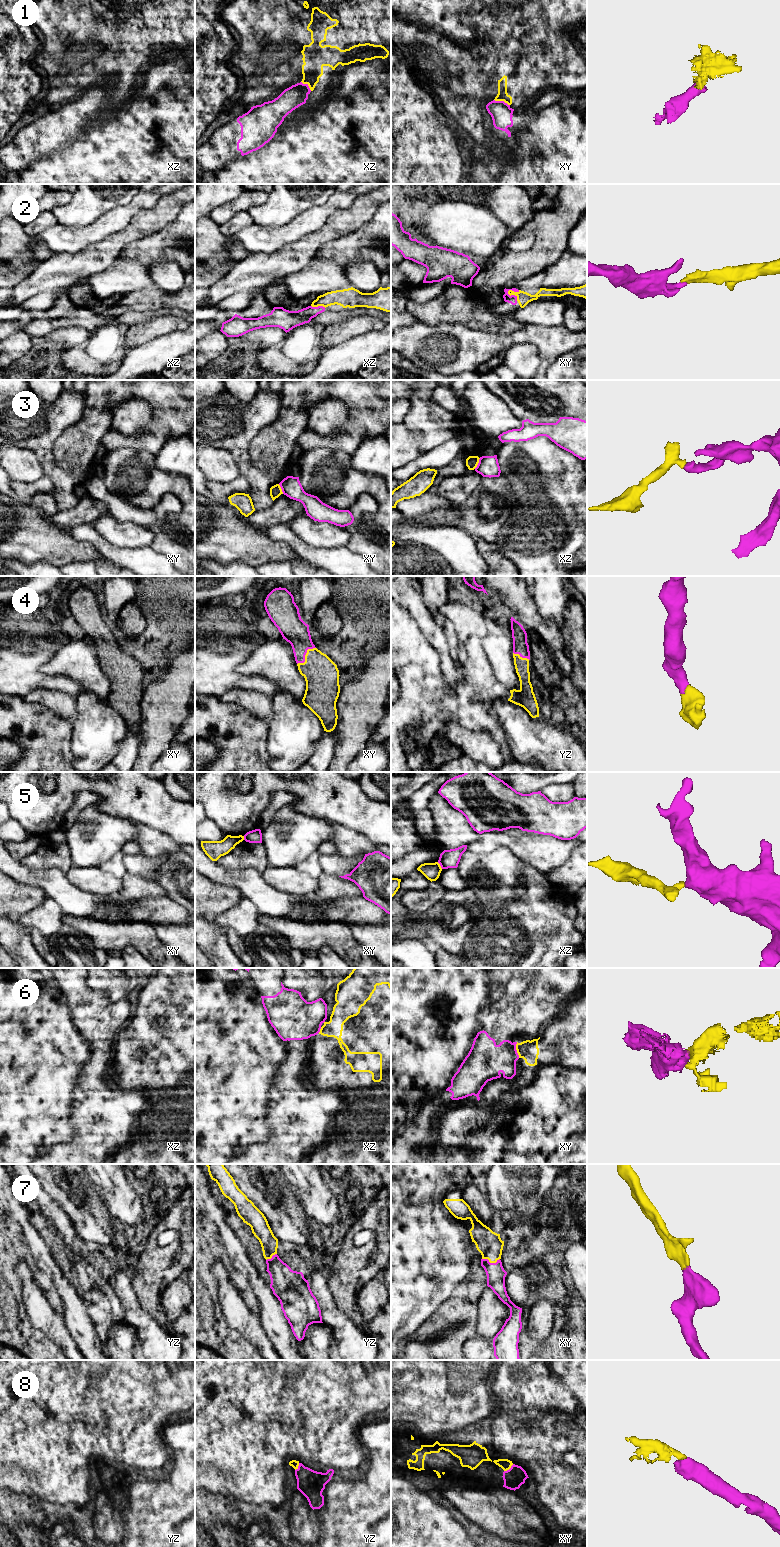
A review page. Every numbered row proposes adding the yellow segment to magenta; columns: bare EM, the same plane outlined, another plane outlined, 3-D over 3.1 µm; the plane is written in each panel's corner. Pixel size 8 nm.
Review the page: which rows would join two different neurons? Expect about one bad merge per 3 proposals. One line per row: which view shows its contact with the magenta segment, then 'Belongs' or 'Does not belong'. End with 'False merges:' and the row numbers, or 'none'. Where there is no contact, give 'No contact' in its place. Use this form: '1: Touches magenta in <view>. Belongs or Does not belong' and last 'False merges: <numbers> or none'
1: Touches magenta in xy. Does not belong
2: Touches magenta in xy. Belongs
3: Touches magenta in xz. Does not belong
4: Touches magenta in xy. Belongs
5: Touches magenta in xz. Does not belong
6: Touches magenta in xy. Does not belong
7: Touches magenta in xy. Belongs
8: Touches magenta in xy. Belongs
False merges: 1, 3, 5, 6

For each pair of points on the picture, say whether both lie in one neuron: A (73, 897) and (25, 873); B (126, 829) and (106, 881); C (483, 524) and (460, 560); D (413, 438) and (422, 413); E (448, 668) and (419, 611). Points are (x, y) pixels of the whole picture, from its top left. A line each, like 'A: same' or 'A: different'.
A: same
B: different
C: different
D: different
E: same

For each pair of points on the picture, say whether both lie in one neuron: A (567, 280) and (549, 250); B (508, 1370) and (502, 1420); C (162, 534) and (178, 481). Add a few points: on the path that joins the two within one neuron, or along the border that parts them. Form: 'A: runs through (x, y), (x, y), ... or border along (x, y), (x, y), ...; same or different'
A: border along (560, 257), (543, 270); different
B: runs through (508, 1382), (508, 1408); same
C: border along (182, 503), (173, 494), (165, 493), (154, 507); different

